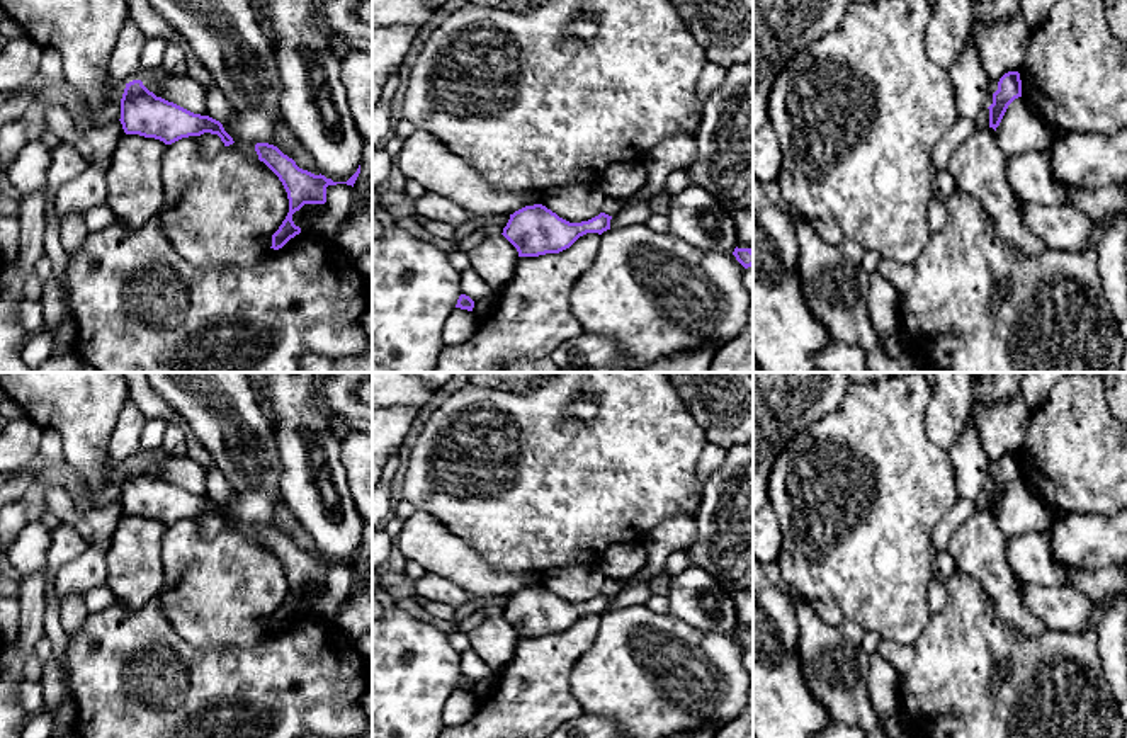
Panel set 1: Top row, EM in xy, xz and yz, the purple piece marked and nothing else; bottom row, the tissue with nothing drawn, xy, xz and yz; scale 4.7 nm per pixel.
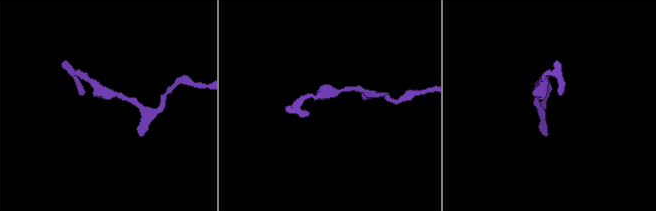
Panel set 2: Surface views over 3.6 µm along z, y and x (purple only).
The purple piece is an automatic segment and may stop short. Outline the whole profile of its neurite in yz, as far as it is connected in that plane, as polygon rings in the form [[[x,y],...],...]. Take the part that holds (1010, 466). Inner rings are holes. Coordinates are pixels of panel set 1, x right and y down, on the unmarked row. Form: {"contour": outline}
{"contour": [[[1018,452],[1005,454],[998,463],[998,471],[993,474],[989,490],[989,508],[996,512],[1008,486],[1022,478],[1022,461]]]}

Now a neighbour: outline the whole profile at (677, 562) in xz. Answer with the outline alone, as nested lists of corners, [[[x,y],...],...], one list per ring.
[[[685,551],[671,553],[665,563],[665,573],[671,578],[688,568],[692,563]]]

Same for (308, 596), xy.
[[[304,585],[292,595],[292,602],[301,612],[309,612],[325,595],[325,585]]]

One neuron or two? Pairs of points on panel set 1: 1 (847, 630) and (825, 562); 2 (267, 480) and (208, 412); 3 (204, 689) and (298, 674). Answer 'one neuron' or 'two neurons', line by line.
1: two neurons
2: one neuron
3: one neuron

